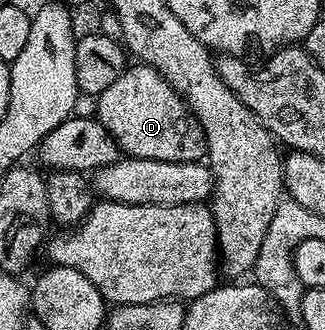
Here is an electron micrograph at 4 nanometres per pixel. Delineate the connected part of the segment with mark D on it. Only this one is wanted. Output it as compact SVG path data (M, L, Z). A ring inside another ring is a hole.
M144 64L133 65L127 65L122 74L116 76L116 80L112 80L112 84L108 84L108 88L104 88L102 94L97 95L98 114L96 118L102 123L102 129L114 139L123 155L128 156L130 151L134 150L129 156L131 158L141 158L143 154L150 154L148 160L164 160L165 162L197 159L203 153L204 146L185 103L177 92L150 67Z

